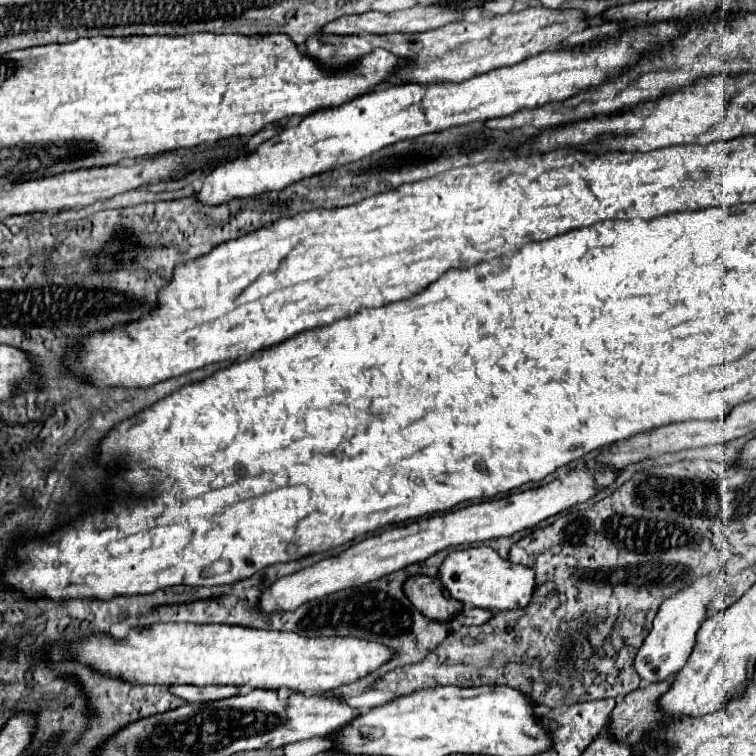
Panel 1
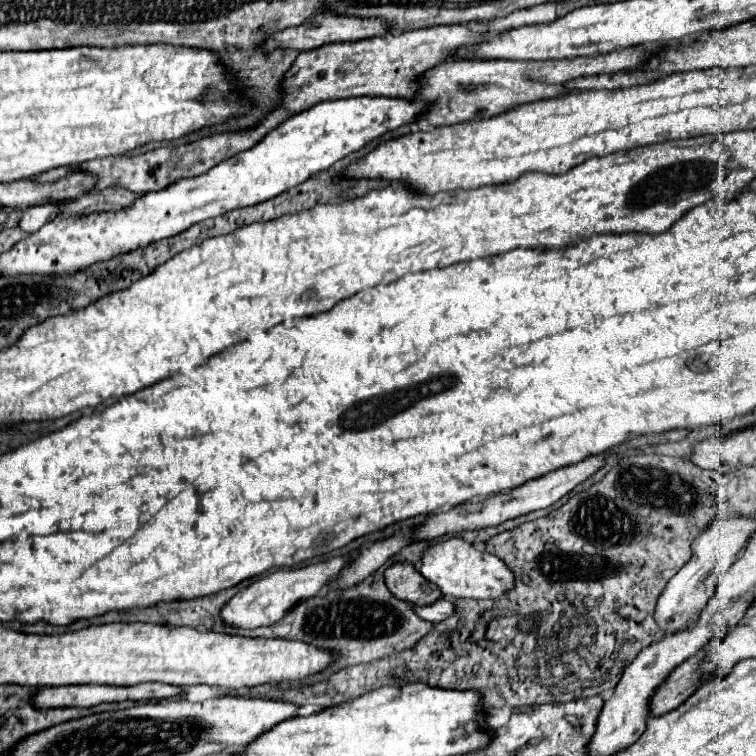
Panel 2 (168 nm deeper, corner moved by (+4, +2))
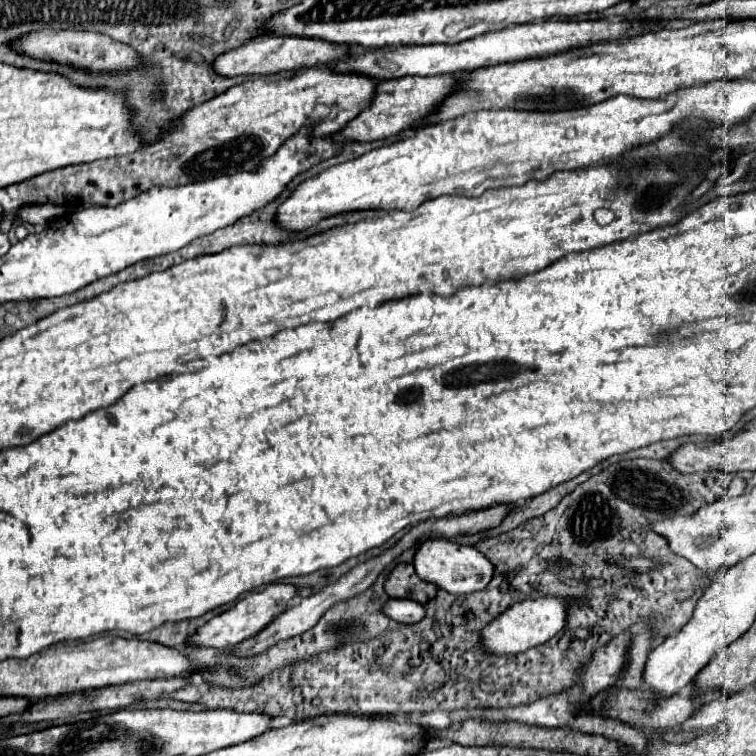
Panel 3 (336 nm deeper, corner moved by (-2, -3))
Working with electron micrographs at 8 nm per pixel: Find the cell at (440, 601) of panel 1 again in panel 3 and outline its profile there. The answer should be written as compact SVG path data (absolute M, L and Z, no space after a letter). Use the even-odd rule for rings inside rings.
M399 563L385 581L385 591L391 599L411 599L421 605L435 597L437 587L429 581L417 577L415 567L411 563Z

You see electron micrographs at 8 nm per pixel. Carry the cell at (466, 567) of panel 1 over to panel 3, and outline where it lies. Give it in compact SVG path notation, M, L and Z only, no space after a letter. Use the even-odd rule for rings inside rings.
M427 539L419 545L415 553L415 571L423 581L429 581L437 585L443 591L449 591L453 595L471 595L477 591L483 591L493 577L493 567L487 561L485 555L481 555L475 547L459 545L449 539Z

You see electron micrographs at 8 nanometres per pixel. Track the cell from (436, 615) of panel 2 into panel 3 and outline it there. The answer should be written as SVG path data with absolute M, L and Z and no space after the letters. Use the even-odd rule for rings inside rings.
M391 599L383 605L383 613L399 623L419 623L425 617L425 607L407 599Z

